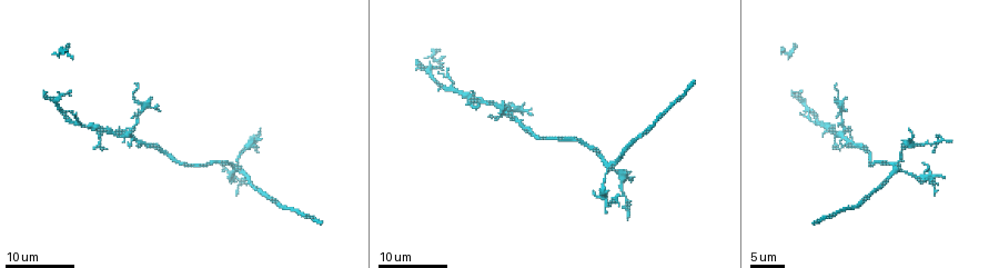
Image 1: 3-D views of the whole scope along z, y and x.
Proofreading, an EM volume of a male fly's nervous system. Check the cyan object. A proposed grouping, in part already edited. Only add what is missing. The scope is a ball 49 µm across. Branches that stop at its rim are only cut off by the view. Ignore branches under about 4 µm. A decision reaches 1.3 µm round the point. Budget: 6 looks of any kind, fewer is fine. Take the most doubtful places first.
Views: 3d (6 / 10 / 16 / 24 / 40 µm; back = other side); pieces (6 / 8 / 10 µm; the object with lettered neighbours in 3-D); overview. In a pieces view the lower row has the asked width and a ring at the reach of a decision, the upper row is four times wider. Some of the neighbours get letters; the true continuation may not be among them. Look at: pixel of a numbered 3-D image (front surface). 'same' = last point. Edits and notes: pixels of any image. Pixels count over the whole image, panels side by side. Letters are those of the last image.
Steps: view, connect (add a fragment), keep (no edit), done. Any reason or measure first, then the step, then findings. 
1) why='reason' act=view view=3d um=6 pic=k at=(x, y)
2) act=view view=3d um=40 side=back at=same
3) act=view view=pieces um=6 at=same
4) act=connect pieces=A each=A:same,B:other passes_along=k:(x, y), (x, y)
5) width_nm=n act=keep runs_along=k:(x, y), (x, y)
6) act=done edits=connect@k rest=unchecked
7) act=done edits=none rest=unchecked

why='an open end' act=view view=3d um=16 pic=1 at=(487, 115)

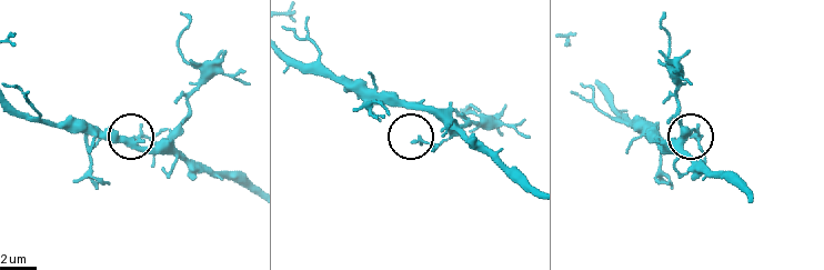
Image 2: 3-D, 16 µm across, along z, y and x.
act=view view=pieces um=6 pic=2 at=(414, 139)

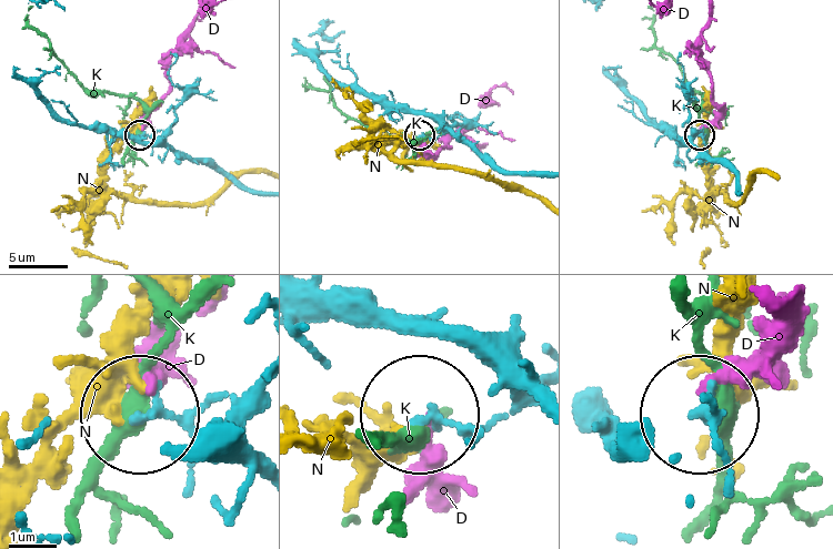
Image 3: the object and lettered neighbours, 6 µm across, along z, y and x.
width_nm=200 act=keep each=D:other,K:other,N:other runs_along=3:(253, 444), (217, 400), (169, 420), (138, 413) found='no lettered fragment goes on from it'

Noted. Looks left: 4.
why='free end' act=view view=3d um=16 pic=1 at=(836, 84)

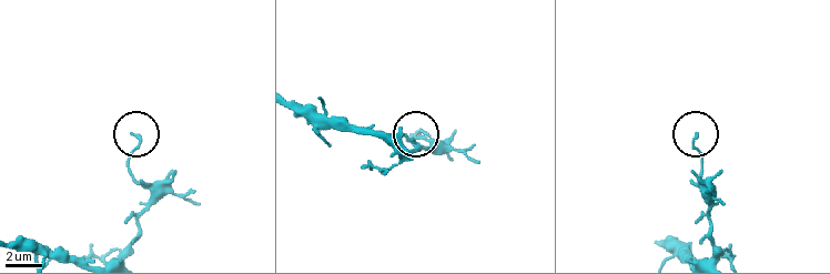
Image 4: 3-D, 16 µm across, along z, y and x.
why='closer look' act=view view=3d um=6 pic=4 at=(134, 134)

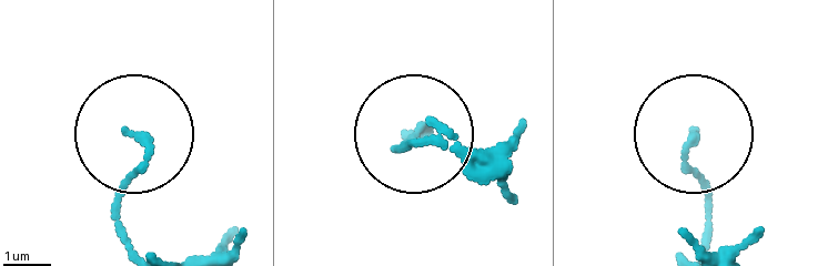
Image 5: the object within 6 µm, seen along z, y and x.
why='see the neighbours' act=view view=pieces um=6 pic=5 at=(137, 135)

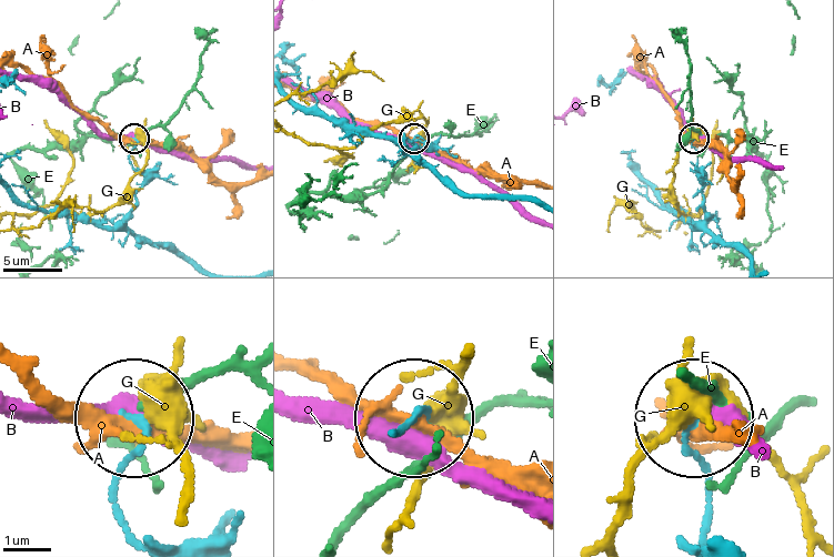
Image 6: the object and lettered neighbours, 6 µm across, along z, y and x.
width_nm=160 act=keep each=A:other,B:other,E:other,G:other found='none of them fits'

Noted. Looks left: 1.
act=done edits=none rest=unchecked

